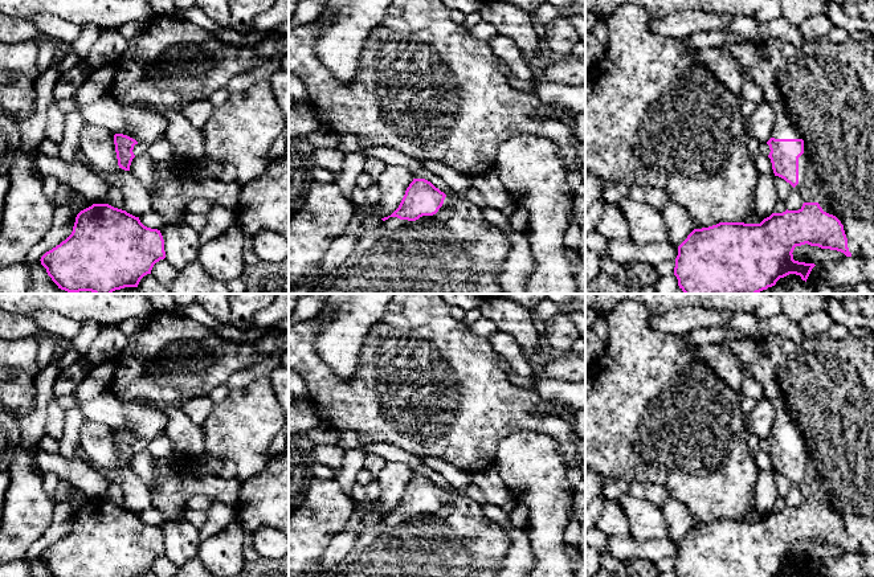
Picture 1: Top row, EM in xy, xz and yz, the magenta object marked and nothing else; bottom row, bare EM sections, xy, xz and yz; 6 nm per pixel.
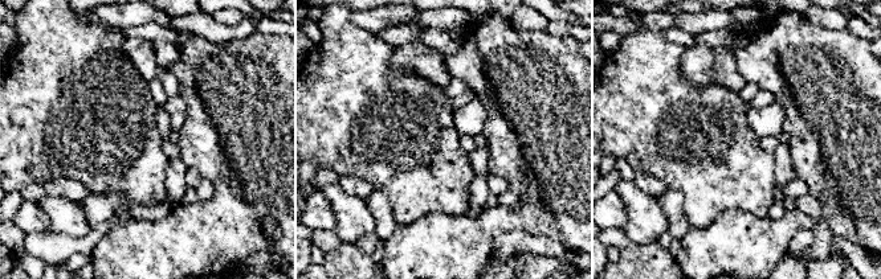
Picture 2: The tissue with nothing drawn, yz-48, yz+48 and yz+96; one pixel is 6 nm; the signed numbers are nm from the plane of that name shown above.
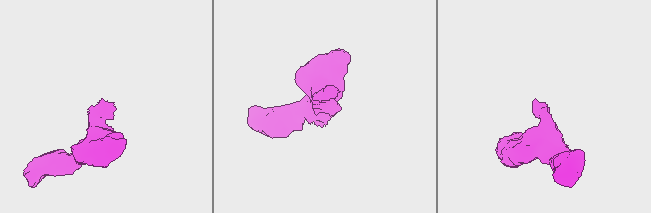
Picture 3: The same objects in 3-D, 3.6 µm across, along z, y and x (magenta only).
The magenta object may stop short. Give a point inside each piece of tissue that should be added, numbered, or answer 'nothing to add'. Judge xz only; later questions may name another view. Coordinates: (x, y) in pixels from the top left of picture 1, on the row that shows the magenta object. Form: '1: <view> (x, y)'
1: xz (453, 252)

